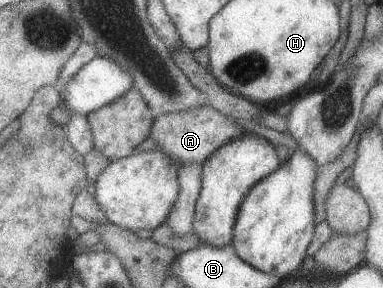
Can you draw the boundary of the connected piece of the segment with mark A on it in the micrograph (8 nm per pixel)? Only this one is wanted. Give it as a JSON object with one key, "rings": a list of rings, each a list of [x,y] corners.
{"rings":[[[206,105],[177,113],[160,114],[153,122],[150,138],[180,164],[199,163],[202,165],[221,146],[229,143],[238,135],[248,133],[241,126],[240,121],[226,116],[215,106]]]}

